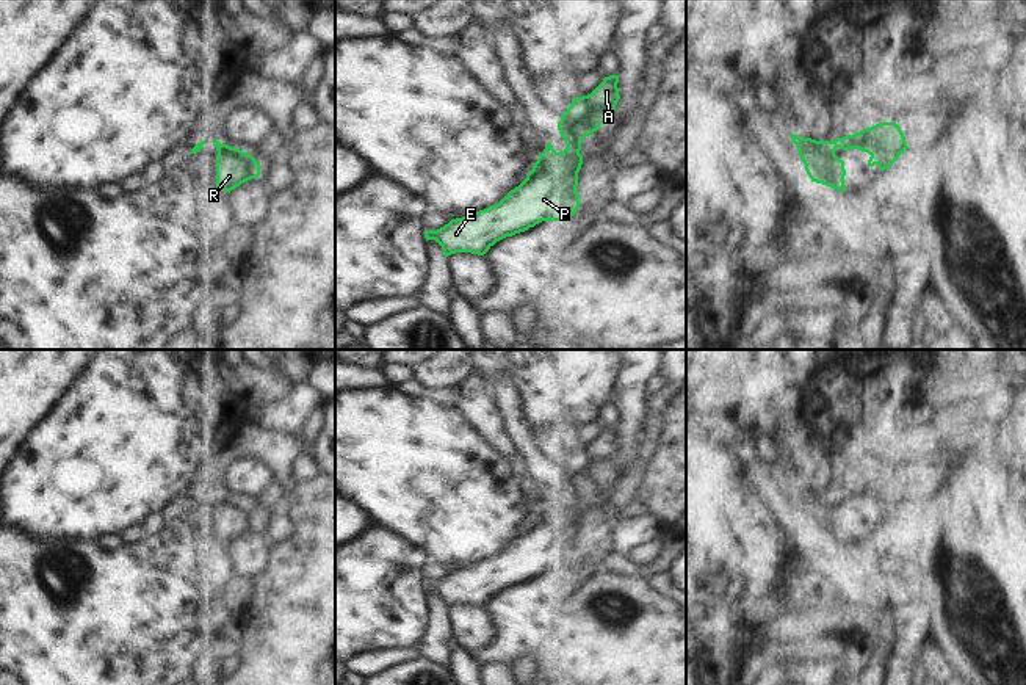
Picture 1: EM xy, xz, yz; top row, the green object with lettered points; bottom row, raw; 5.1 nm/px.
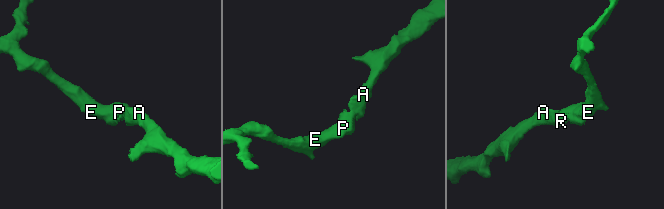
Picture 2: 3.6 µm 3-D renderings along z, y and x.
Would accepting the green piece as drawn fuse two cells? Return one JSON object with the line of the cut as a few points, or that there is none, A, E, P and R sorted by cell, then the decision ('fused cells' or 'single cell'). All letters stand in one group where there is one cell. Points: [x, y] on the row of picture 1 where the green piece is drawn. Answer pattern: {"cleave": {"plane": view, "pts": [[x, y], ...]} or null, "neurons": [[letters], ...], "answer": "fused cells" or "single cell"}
{"cleave": null, "neurons": [["A", "E", "P", "R"]], "answer": "single cell"}

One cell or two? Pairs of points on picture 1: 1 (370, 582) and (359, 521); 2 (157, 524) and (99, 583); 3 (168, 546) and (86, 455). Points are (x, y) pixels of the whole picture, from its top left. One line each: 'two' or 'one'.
1: two
2: two
3: two

